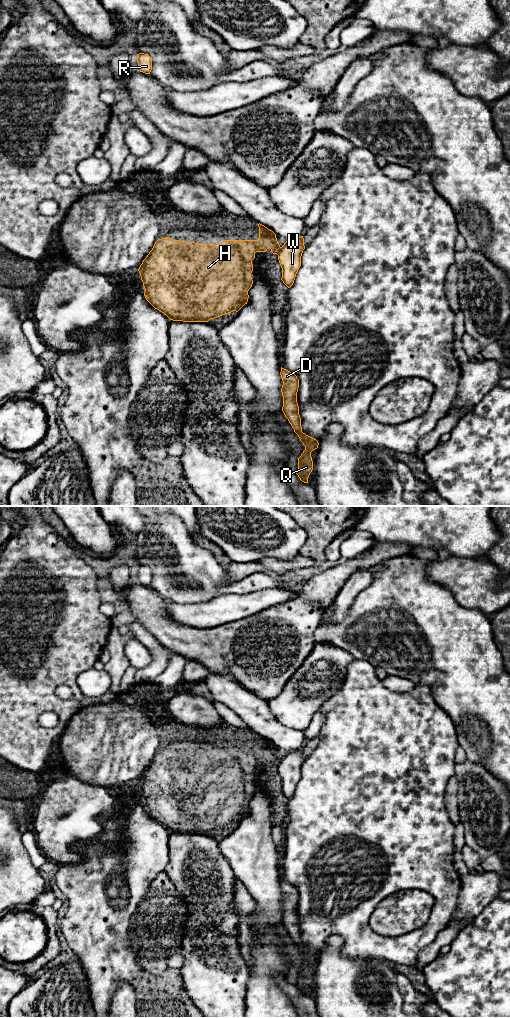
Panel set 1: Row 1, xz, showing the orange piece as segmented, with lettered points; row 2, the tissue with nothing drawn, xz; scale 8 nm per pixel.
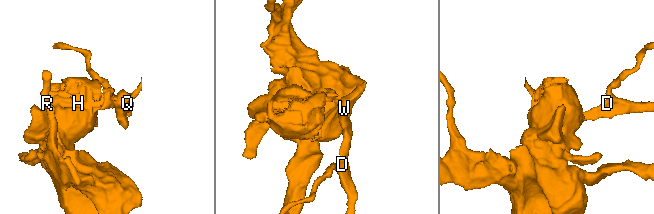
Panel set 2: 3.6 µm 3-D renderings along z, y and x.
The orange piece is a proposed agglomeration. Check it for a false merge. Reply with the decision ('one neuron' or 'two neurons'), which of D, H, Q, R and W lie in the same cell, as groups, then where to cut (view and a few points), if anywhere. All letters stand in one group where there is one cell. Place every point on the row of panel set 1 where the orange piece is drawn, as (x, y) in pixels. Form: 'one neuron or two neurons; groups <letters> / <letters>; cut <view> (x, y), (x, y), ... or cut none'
two neurons; groups D Q W / H R; cut xz (281, 247), (277, 254)

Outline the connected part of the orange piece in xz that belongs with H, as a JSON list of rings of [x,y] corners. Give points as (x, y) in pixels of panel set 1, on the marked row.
[[[260,223],[258,227],[258,240],[225,240],[212,245],[158,239],[138,269],[146,300],[173,321],[208,322],[238,312],[248,302],[255,253],[270,248],[278,255],[281,250],[276,234]]]

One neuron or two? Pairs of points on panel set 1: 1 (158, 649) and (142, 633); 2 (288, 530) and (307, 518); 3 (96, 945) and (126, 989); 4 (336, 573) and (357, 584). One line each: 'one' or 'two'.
1: one
2: two
3: two
4: two

